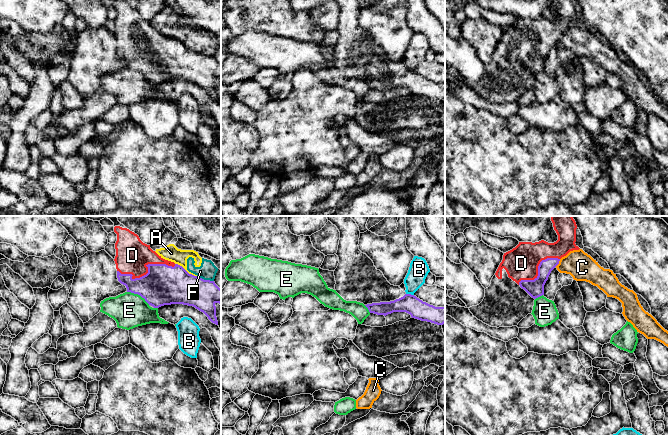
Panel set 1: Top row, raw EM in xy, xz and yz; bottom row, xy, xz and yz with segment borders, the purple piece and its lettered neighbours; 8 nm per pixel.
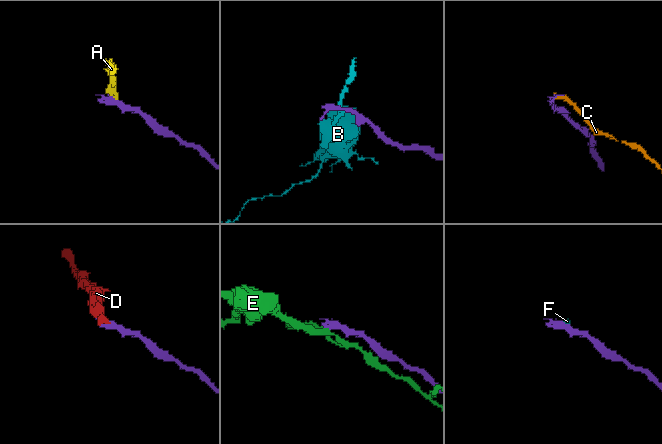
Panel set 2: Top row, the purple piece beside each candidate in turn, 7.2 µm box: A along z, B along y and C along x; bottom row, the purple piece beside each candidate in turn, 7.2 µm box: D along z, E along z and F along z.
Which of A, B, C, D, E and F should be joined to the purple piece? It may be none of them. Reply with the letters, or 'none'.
D

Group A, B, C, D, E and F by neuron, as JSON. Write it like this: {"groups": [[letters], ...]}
{"groups": [["A", "C", "F"], ["B"], ["D"], ["E"]]}

